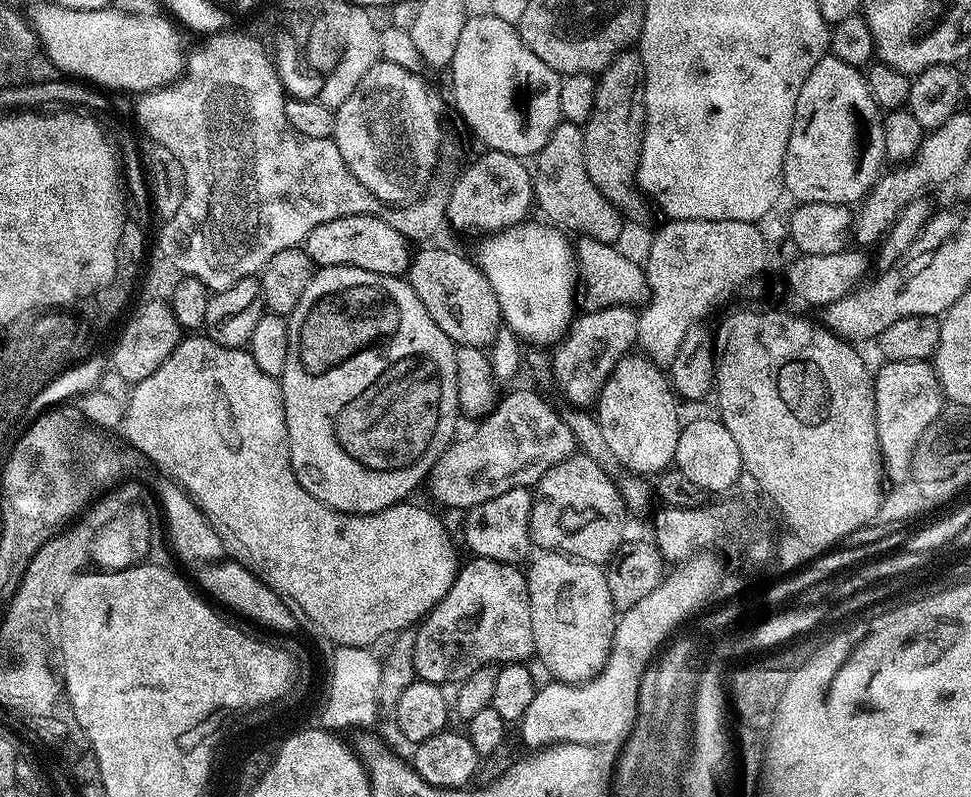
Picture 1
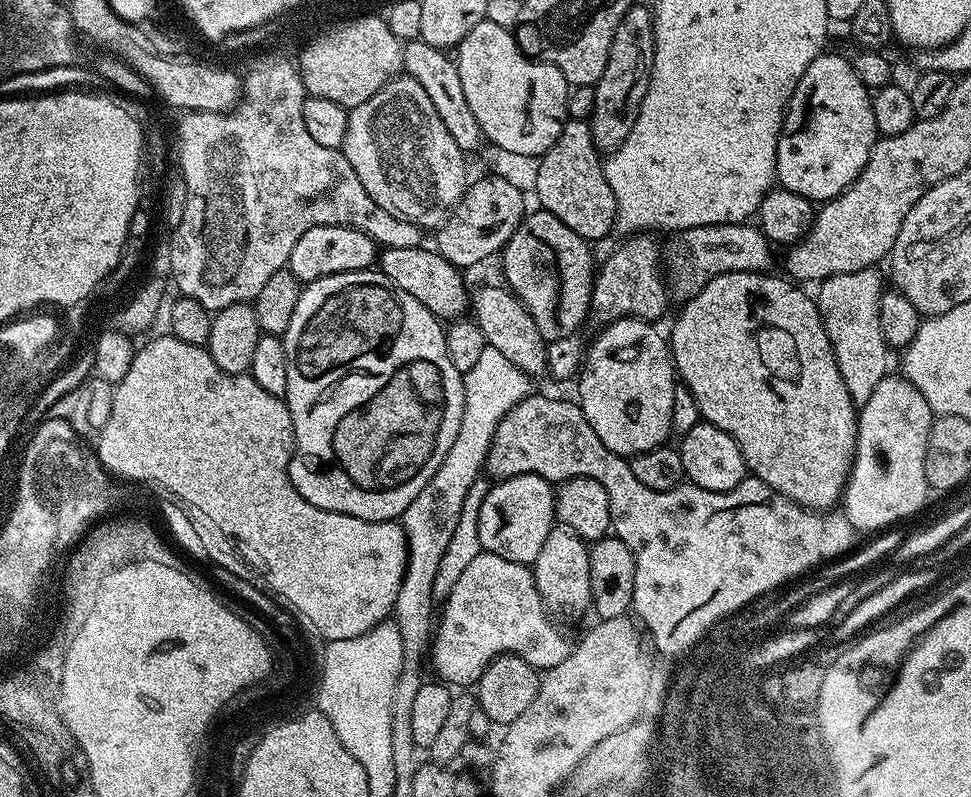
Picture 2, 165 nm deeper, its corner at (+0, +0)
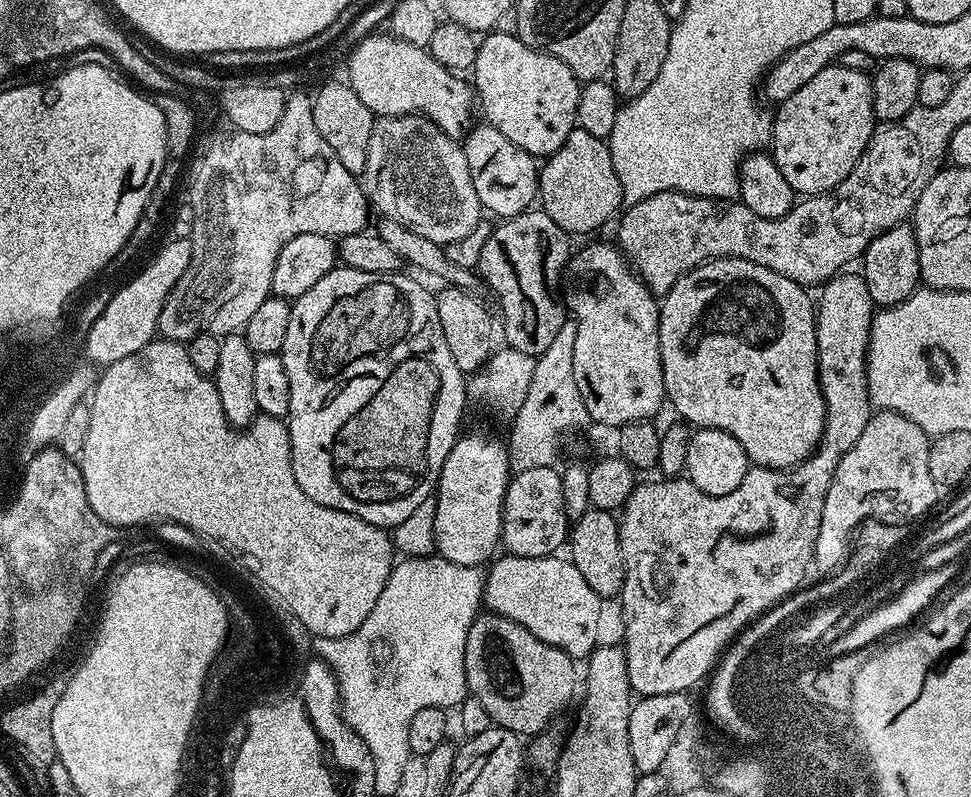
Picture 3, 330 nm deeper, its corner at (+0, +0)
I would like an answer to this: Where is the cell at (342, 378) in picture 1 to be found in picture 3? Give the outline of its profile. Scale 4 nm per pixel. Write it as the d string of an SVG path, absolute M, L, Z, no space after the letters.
M343 266L333 268L330 274L326 274L326 278L318 278L318 282L314 282L306 294L291 301L290 327L286 329L282 353L286 378L290 378L290 410L286 423L292 443L292 469L294 478L298 478L298 486L302 486L302 490L310 494L314 502L342 510L346 514L354 514L385 530L395 529L396 525L406 522L406 518L410 518L410 514L414 514L414 510L418 510L418 506L422 506L422 502L433 495L442 466L461 435L464 396L466 400L466 376L458 370L458 366L454 366L454 358L450 358L446 337L442 335L442 322L438 322L435 295L402 273L397 270L390 274L370 274Z

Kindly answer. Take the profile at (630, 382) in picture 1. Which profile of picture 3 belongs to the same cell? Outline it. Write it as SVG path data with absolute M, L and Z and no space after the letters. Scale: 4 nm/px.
M615 243L586 245L580 256L573 255L569 259L566 272L566 292L568 288L572 295L570 312L578 324L574 345L574 375L590 420L616 428L639 420L651 421L652 415L666 404L658 346L660 305L657 297L636 275Z

